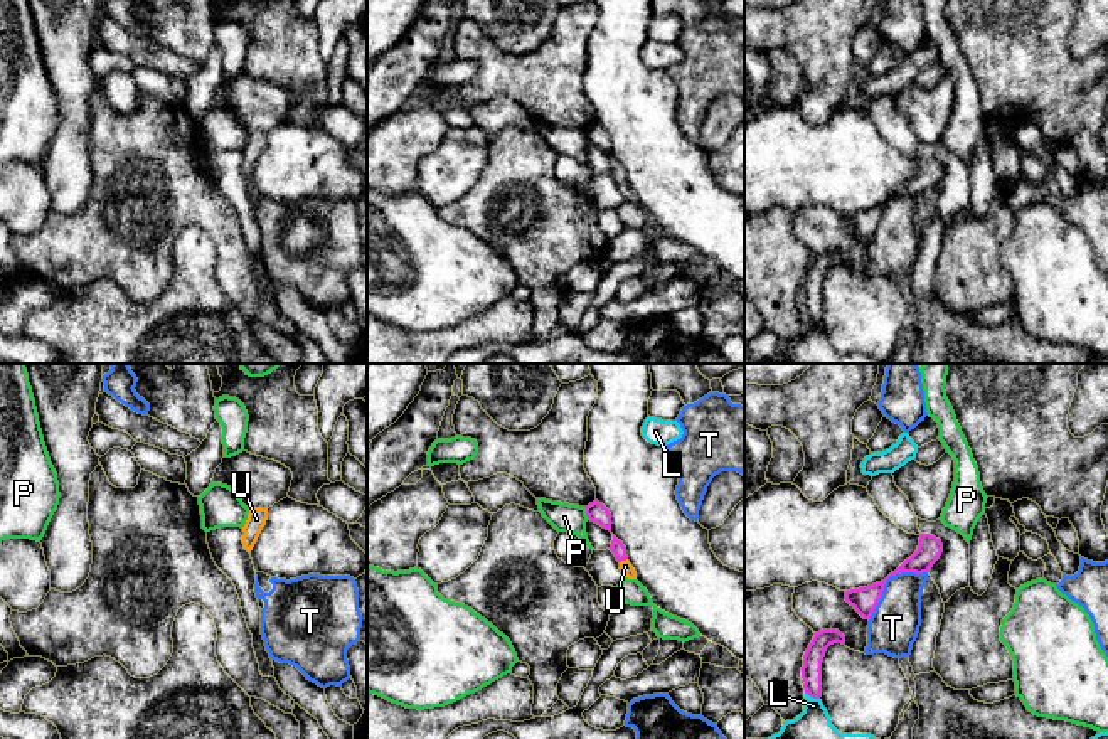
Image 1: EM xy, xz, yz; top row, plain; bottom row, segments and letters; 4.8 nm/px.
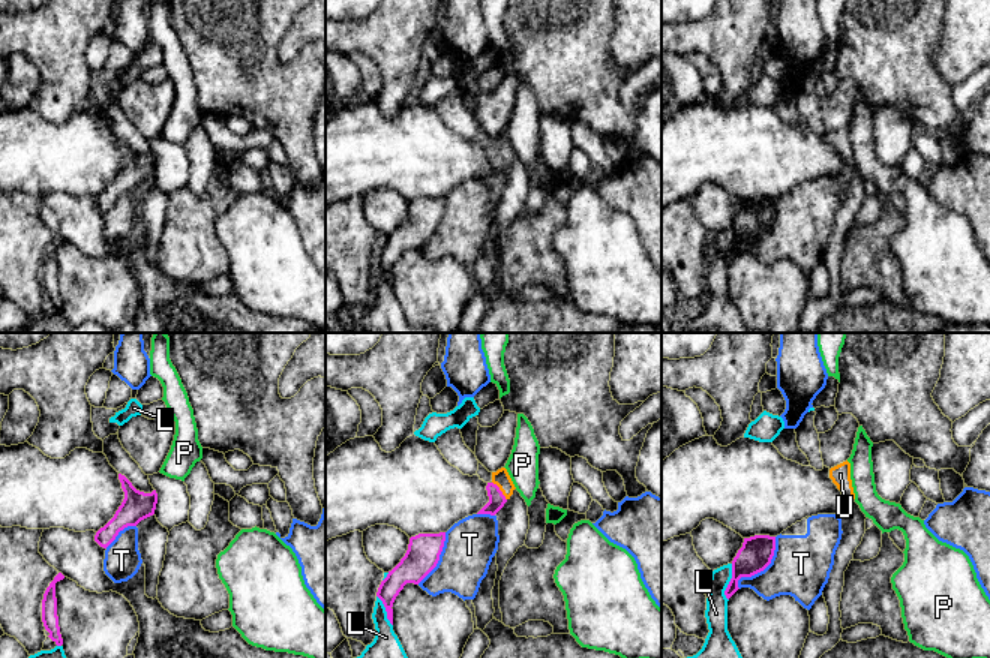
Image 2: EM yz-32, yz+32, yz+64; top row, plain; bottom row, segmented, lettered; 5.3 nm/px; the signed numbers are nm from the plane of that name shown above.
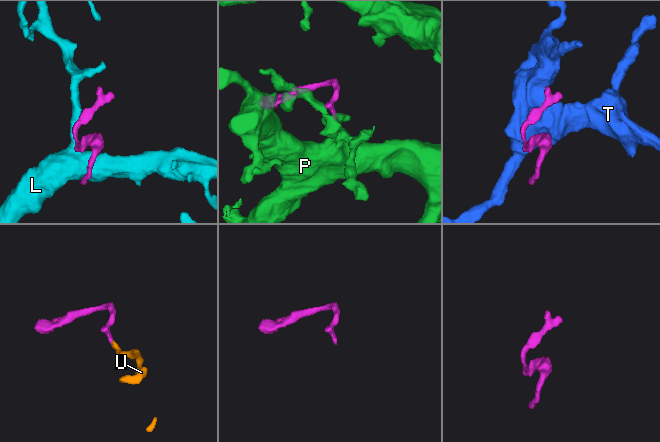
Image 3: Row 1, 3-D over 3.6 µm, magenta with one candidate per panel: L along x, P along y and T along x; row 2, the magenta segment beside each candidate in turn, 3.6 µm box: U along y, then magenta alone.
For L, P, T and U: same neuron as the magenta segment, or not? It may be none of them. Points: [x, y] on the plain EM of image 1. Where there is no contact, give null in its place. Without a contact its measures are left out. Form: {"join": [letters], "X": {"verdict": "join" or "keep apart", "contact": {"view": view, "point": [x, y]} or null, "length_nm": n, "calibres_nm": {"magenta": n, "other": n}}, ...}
{"join": ["U"], "L": {"verdict": "keep apart", "contact": {"view": "yz", "point": [812, 318]}, "length_nm": 80, "calibres_nm": {"magenta": 100, "other": 260}}, "P": {"verdict": "keep apart", "contact": {"view": "xz", "point": [586, 137]}, "length_nm": 70, "calibres_nm": {"magenta": 100, "other": 140}}, "T": {"verdict": "keep apart", "contact": {"view": "yz", "point": [886, 202]}, "length_nm": 360, "calibres_nm": {"magenta": 130, "other": 240}}, "U": {"verdict": "join", "contact": {"view": "xz", "point": [623, 182]}, "length_nm": 50, "calibres_nm": {"magenta": 70, "other": 60}}}

